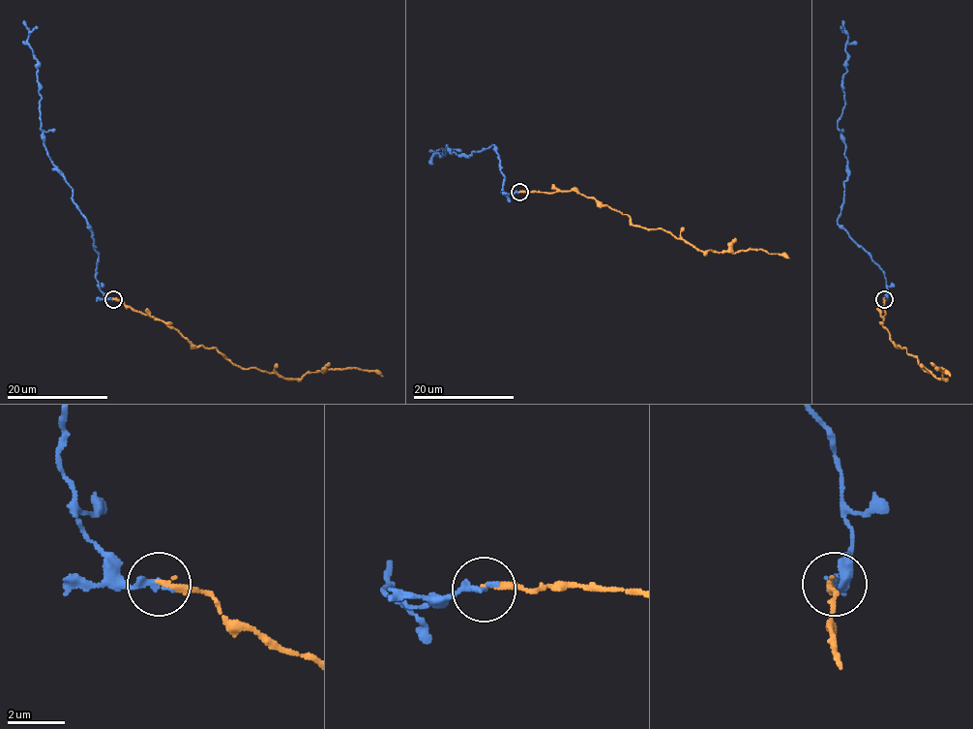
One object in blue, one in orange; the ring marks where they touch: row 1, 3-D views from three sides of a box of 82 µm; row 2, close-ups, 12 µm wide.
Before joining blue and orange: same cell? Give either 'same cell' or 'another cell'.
same cell

